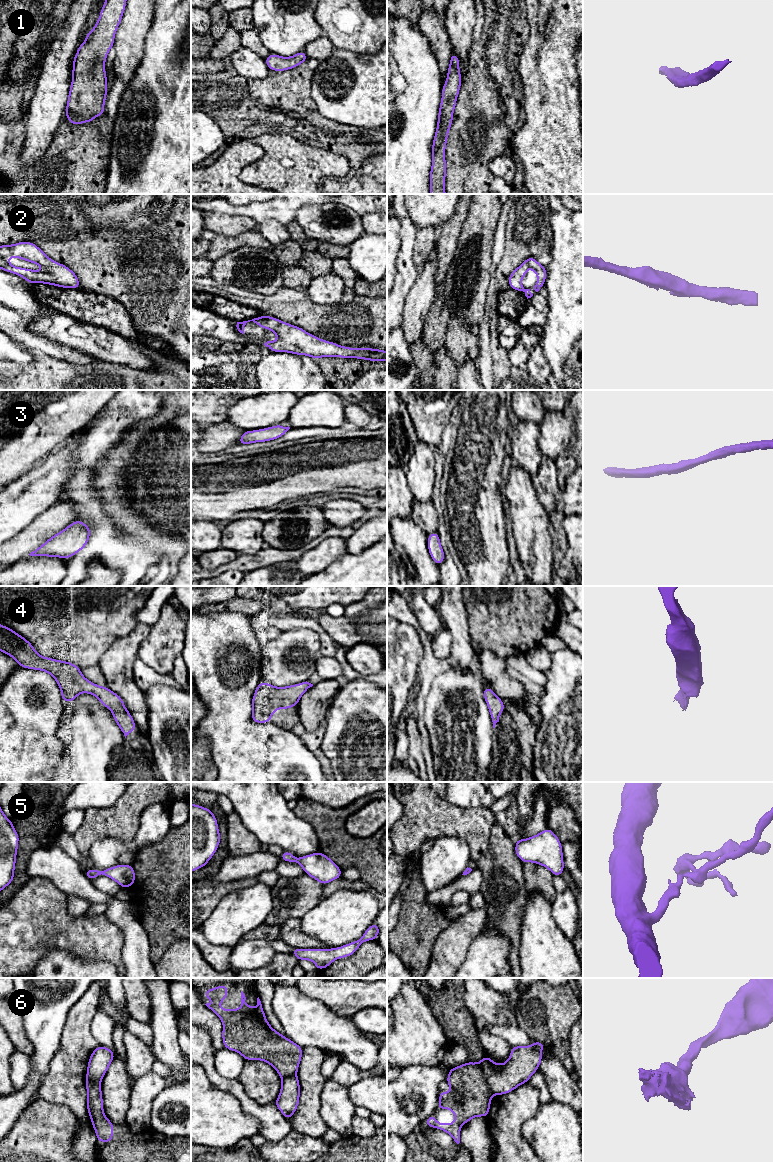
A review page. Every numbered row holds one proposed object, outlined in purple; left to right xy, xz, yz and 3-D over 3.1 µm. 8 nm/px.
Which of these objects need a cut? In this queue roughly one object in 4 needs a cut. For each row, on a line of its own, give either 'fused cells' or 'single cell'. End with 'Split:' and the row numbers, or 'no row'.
1: single cell
2: single cell
3: single cell
4: single cell
5: single cell
6: fused cells
Split: 6

